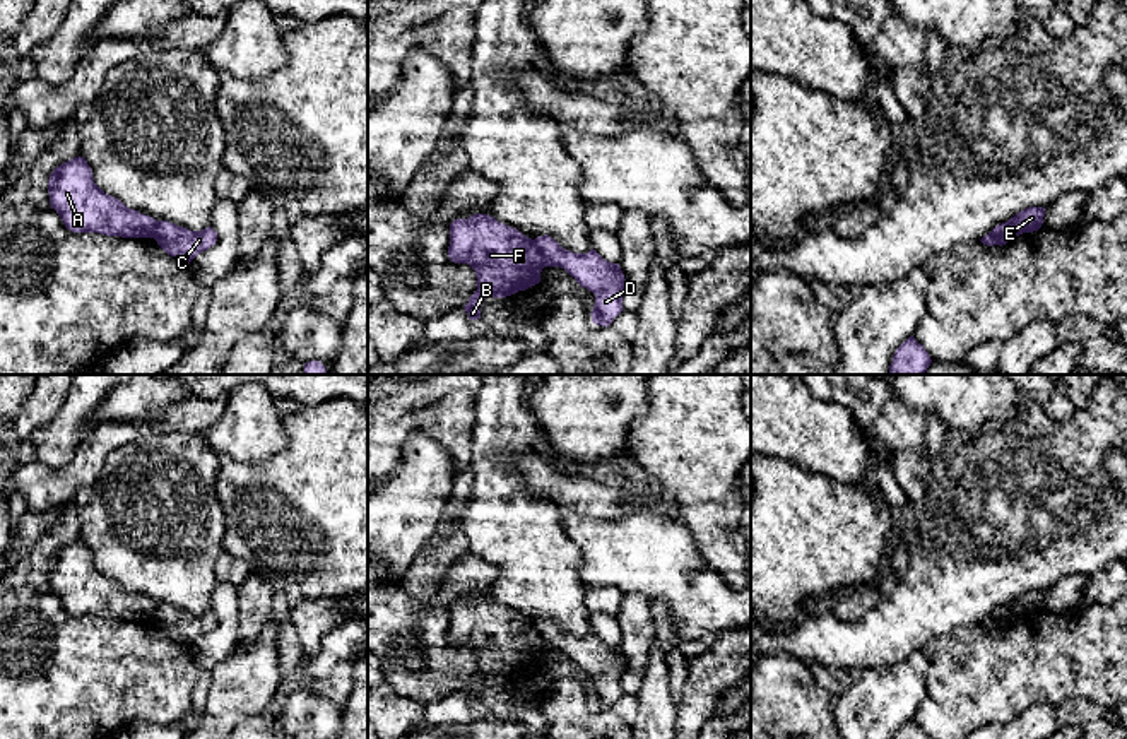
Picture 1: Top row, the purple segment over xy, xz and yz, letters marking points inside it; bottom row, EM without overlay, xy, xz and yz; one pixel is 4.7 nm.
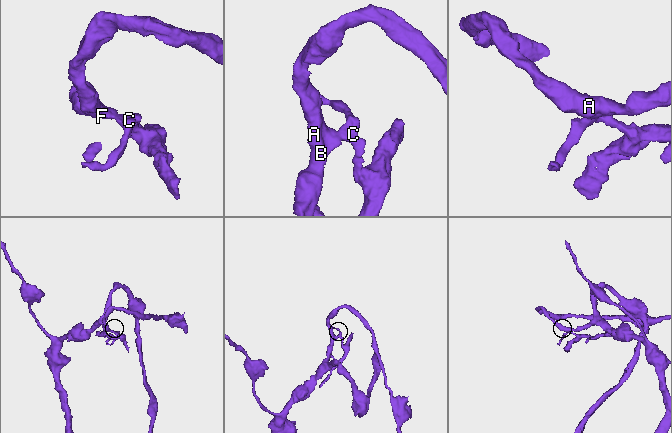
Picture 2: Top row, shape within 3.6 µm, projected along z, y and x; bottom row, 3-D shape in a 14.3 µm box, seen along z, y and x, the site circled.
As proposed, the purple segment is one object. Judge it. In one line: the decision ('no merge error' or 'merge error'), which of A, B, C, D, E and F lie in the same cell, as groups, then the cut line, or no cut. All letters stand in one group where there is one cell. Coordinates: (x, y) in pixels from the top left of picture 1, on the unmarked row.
merge error | A B E F / C D | xz (532, 623), (546, 649)

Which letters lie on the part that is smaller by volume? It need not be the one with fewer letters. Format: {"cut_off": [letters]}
{"cut_off": ["C", "D"]}

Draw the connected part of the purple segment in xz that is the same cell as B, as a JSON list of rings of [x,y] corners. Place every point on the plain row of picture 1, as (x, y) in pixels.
[[[487,597],[450,607],[448,640],[475,653],[477,674],[463,689],[470,703],[481,701],[486,681],[506,681],[539,667],[546,650],[532,621]]]

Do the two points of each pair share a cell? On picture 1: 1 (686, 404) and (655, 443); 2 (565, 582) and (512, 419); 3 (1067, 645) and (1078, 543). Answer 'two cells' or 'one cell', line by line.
1: one cell
2: one cell
3: two cells

